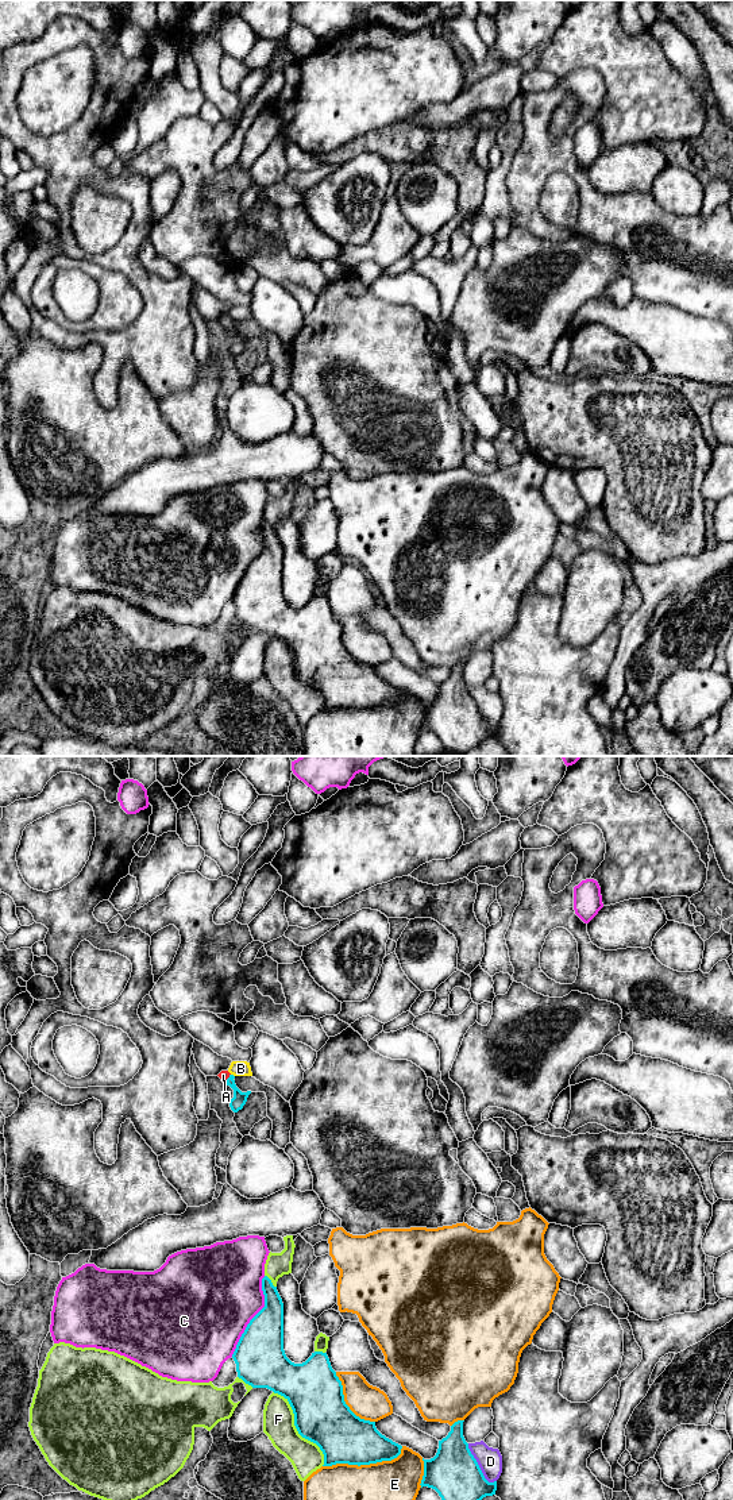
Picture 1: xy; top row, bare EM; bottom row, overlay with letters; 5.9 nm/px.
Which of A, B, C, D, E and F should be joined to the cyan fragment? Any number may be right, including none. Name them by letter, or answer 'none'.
A

